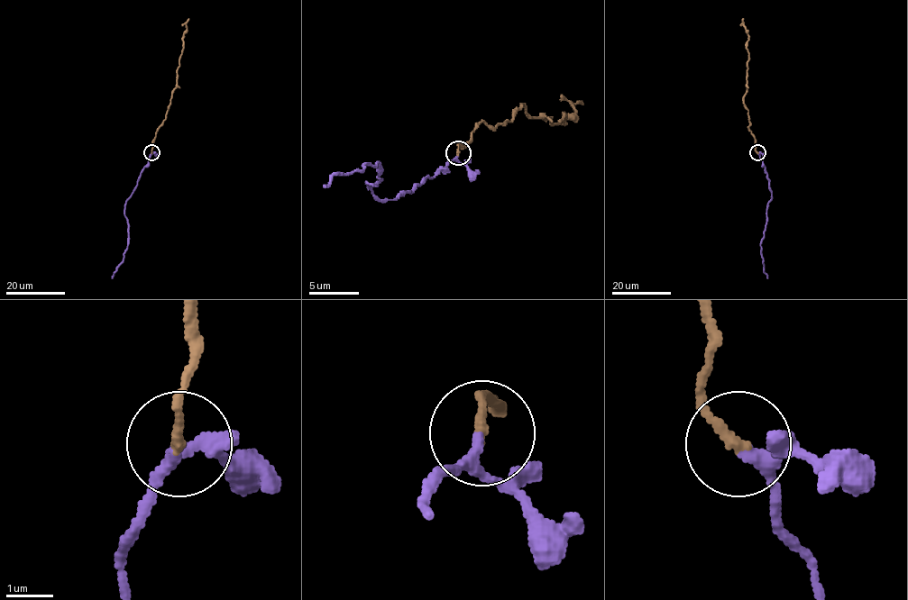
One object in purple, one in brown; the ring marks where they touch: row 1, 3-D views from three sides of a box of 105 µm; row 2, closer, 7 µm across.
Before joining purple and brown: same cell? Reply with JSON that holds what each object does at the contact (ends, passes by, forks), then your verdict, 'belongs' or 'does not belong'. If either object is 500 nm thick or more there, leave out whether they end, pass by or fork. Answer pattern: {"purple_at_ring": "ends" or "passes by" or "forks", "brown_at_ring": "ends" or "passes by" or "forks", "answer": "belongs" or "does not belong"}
{"purple_at_ring": "passes by", "brown_at_ring": "ends", "answer": "belongs"}

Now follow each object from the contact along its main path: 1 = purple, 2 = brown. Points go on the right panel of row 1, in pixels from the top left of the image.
1: (757, 153), (767, 173), (772, 198), (768, 204), (760, 245), (764, 272), (768, 277)
2: (757, 153), (756, 140), (748, 127), (748, 110), (744, 103), (748, 34), (743, 18)

